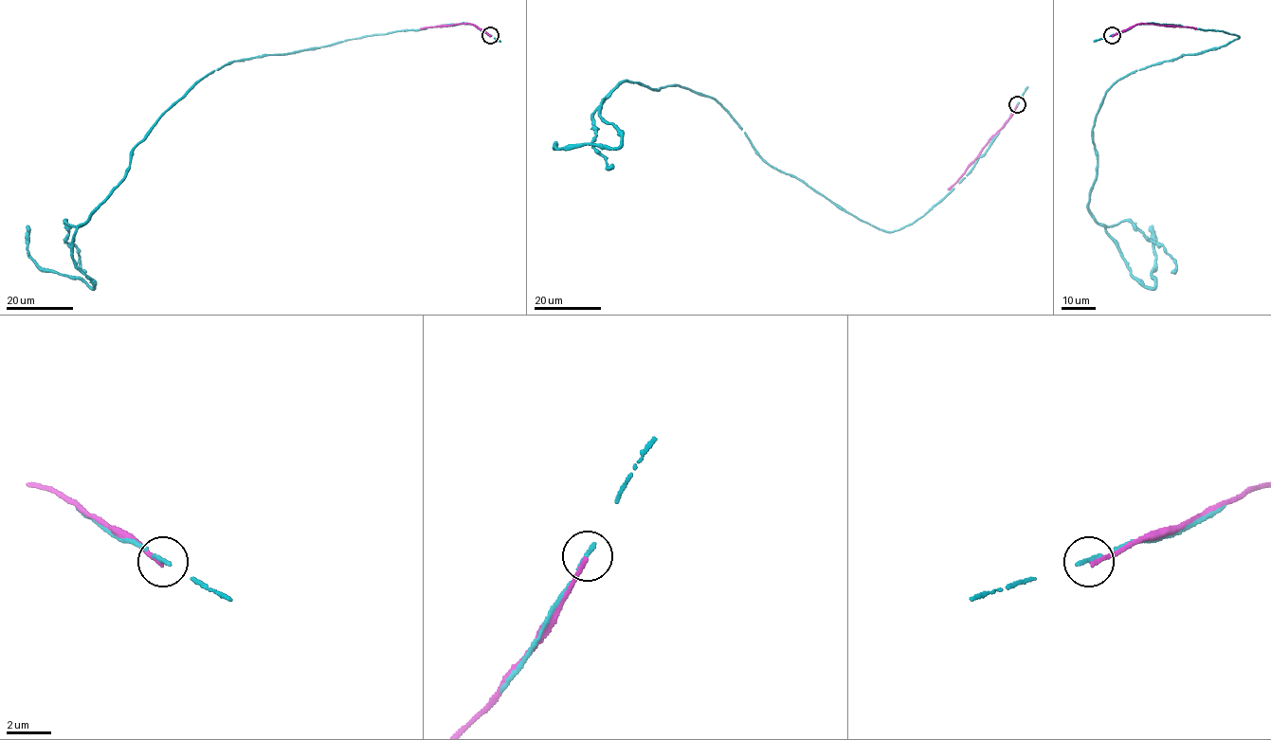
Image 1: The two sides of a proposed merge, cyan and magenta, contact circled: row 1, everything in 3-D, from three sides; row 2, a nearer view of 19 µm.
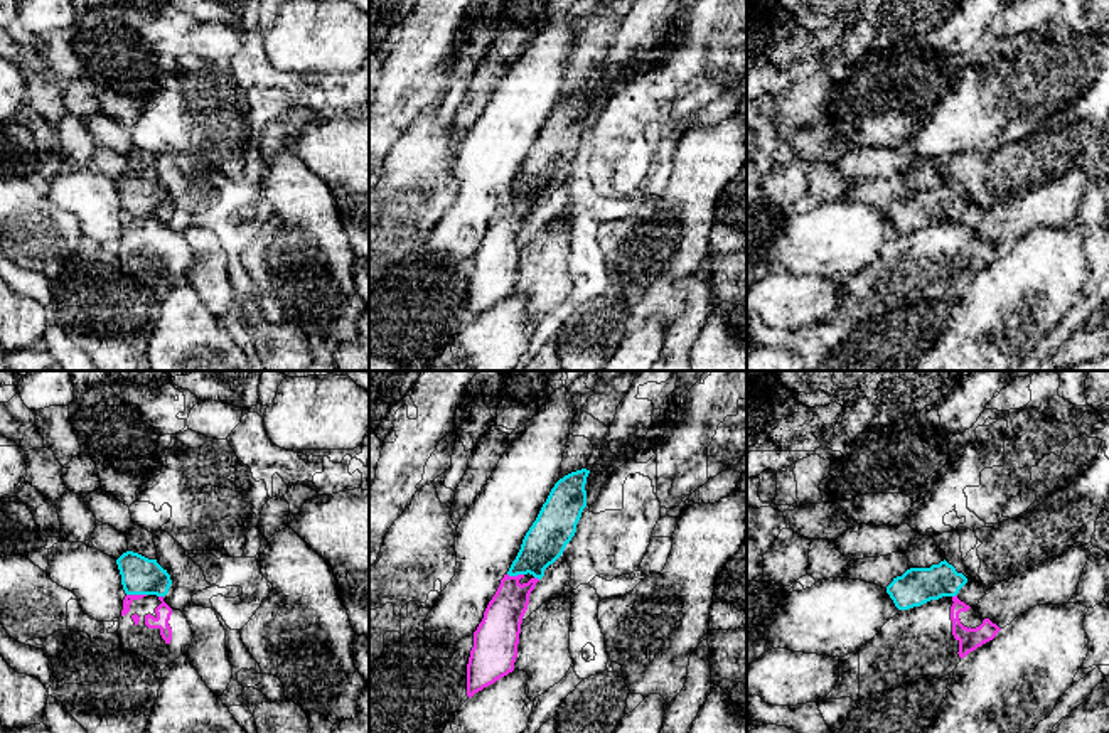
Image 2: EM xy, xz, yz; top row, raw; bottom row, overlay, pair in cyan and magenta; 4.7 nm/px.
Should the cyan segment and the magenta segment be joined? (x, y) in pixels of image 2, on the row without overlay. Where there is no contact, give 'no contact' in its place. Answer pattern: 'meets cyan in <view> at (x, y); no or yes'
meets cyan in xy at (137, 216); no

